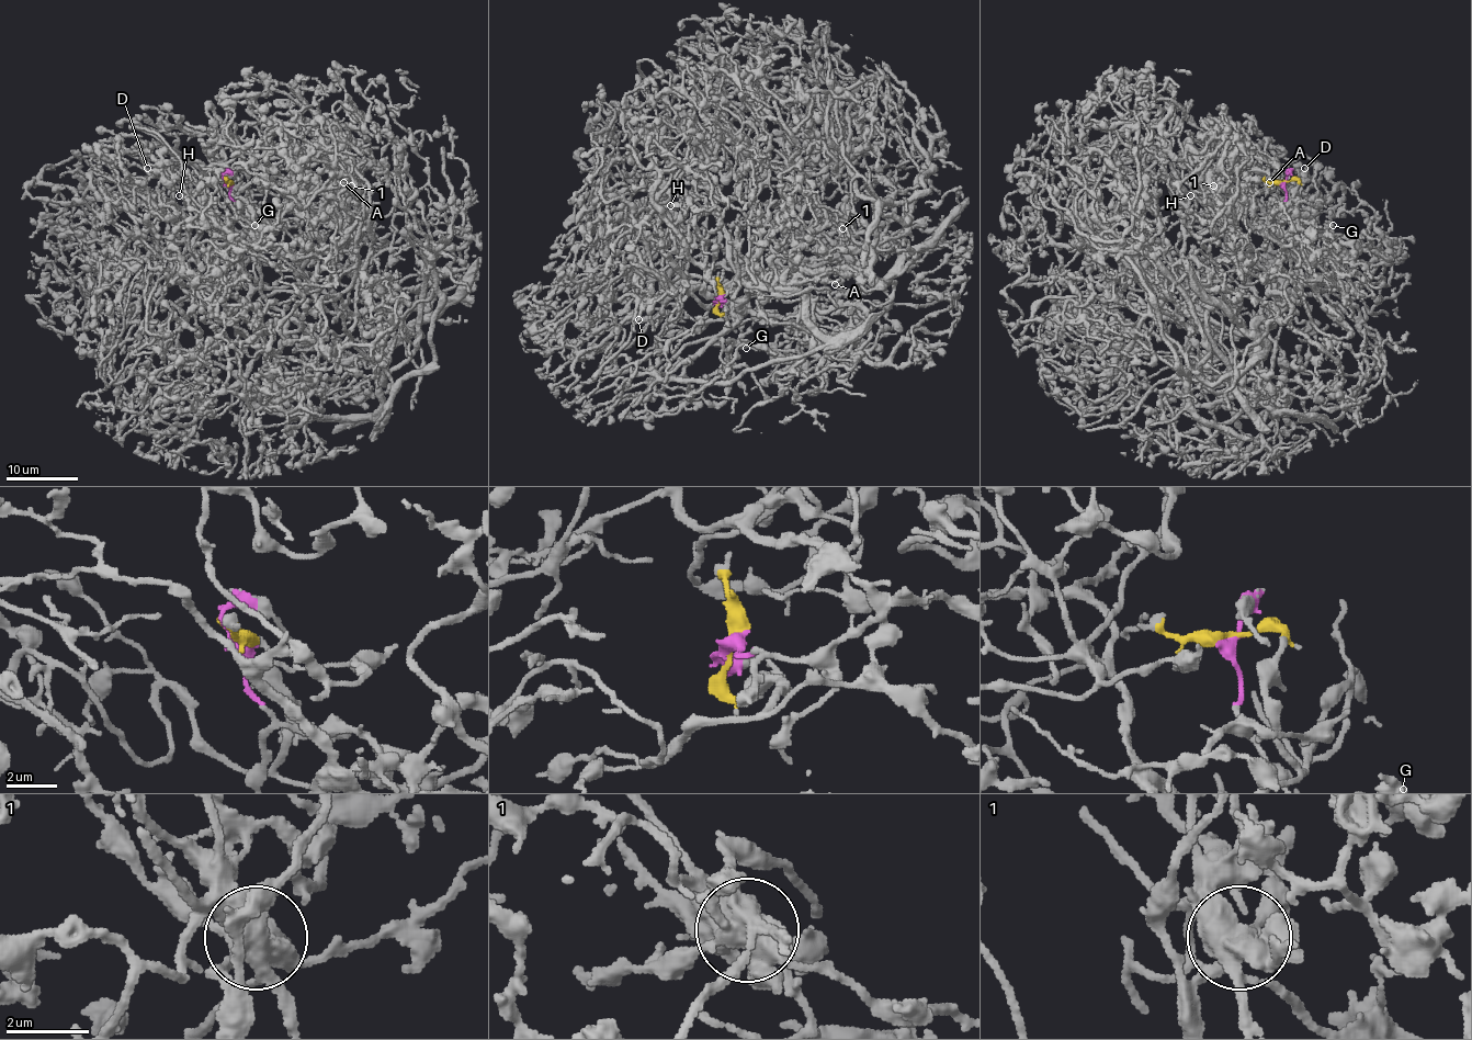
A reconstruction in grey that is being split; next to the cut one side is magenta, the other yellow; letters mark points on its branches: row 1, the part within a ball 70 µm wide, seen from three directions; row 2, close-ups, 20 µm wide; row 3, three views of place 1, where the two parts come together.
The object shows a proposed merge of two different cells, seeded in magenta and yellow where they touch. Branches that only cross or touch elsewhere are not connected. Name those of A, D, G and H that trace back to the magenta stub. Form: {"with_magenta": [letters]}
{"with_magenta": ["G"]}

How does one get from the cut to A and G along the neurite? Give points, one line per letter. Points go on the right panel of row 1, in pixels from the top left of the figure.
A: (1282, 182), (1295, 224), (1318, 205), (1261, 227), (1212, 170), (1250, 143), (1268, 182)
G: (1282, 182), (1286, 207), (1308, 233), (1333, 225)

